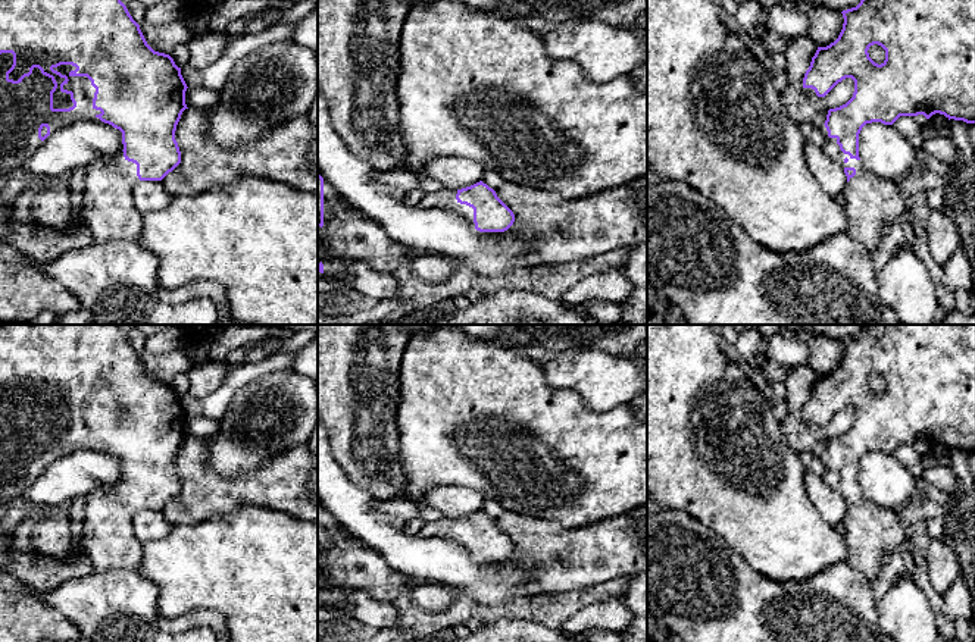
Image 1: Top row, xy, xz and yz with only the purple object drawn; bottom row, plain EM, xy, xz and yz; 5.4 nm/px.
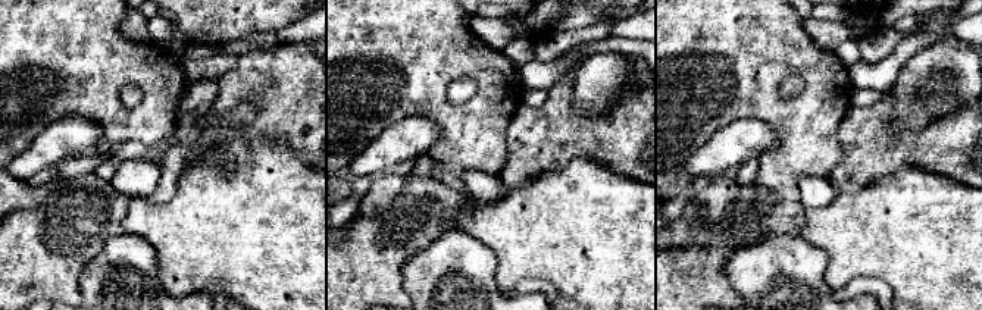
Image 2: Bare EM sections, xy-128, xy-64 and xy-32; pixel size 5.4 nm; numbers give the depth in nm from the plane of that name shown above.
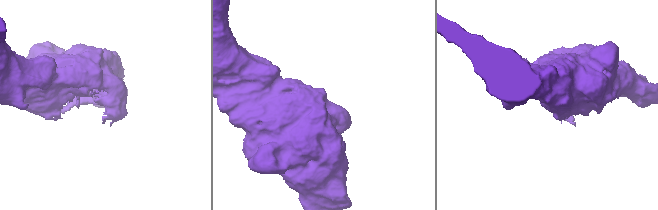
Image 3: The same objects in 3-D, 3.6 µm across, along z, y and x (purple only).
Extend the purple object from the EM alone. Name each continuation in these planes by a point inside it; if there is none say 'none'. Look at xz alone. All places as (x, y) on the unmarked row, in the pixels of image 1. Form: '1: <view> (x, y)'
1: xz (350, 566)

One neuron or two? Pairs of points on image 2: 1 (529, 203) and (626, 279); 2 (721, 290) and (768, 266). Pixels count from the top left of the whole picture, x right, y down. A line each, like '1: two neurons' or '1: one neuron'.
1: one neuron
2: two neurons

